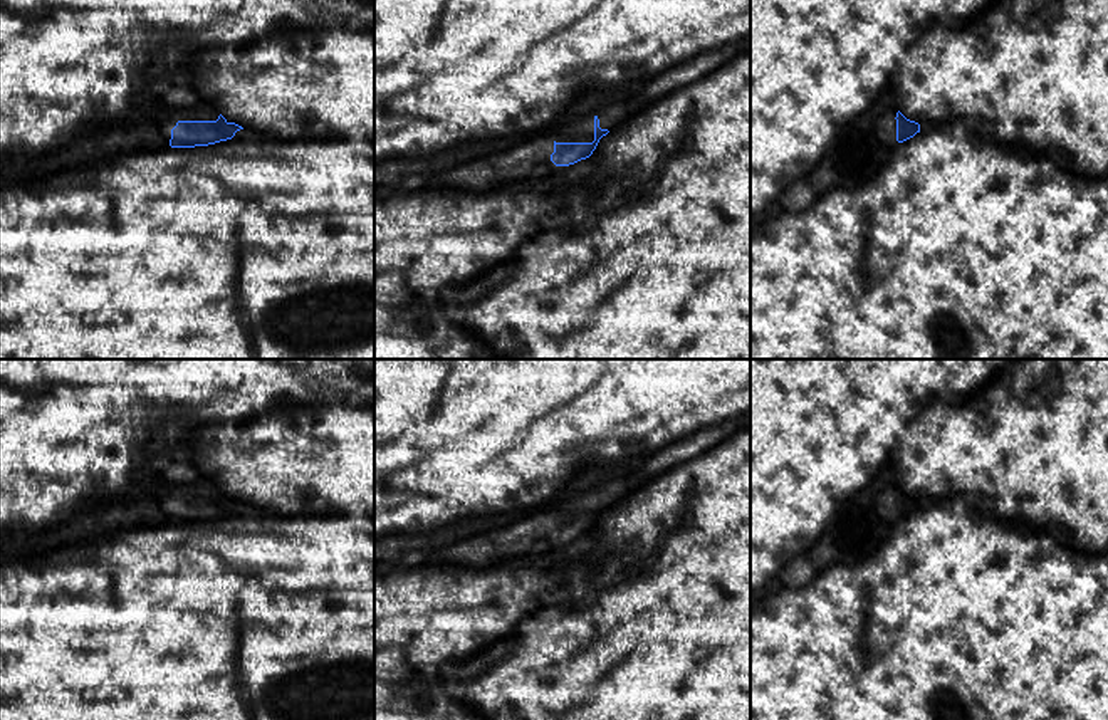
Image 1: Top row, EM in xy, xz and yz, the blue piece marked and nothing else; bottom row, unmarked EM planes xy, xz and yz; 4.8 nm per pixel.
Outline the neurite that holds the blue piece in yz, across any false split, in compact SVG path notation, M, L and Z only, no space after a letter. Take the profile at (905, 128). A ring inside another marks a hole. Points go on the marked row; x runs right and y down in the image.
M900 111L896 112L896 141L903 143L920 133L920 124L907 119Z

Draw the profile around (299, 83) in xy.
M280 27L242 47L195 52L183 81L227 121L264 136L374 141L374 30Z

